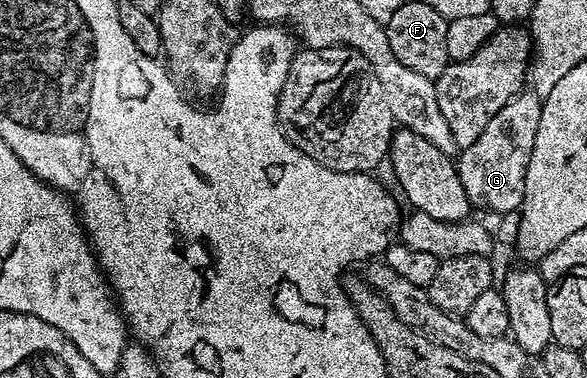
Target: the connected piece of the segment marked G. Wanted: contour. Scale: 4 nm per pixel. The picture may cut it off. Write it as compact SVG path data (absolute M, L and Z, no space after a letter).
M523 90L522 94L508 101L508 105L504 105L504 109L500 109L500 113L488 121L488 125L484 125L484 133L480 133L472 145L461 148L456 159L458 176L464 185L464 193L475 208L514 212L521 208L524 185L528 181L532 145L538 141L541 112L542 100L533 90Z

